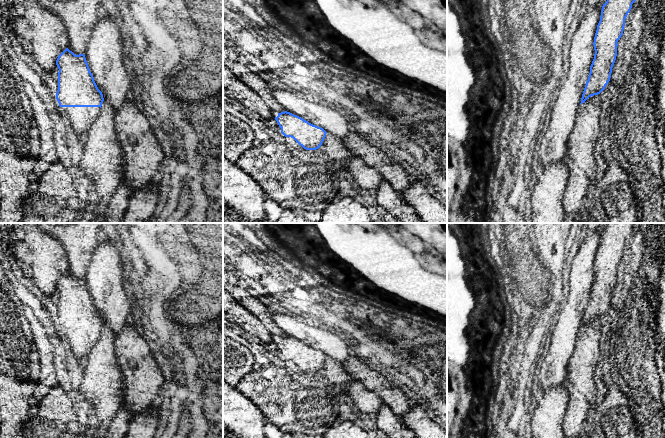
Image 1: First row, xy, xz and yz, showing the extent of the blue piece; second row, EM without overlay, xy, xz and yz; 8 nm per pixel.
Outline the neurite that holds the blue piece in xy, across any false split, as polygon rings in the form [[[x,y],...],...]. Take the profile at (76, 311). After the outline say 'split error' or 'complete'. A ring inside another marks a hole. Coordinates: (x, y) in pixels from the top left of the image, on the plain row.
[[[66,272],[57,282],[58,314],[56,323],[63,336],[68,339],[69,348],[74,357],[86,357],[98,341],[104,325],[102,316],[98,313],[90,296],[84,278],[75,279]]]; split error

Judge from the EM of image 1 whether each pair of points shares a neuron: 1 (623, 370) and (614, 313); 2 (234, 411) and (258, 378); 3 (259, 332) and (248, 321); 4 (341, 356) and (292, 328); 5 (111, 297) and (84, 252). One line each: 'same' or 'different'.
1: same
2: different
3: same
4: same
5: different

